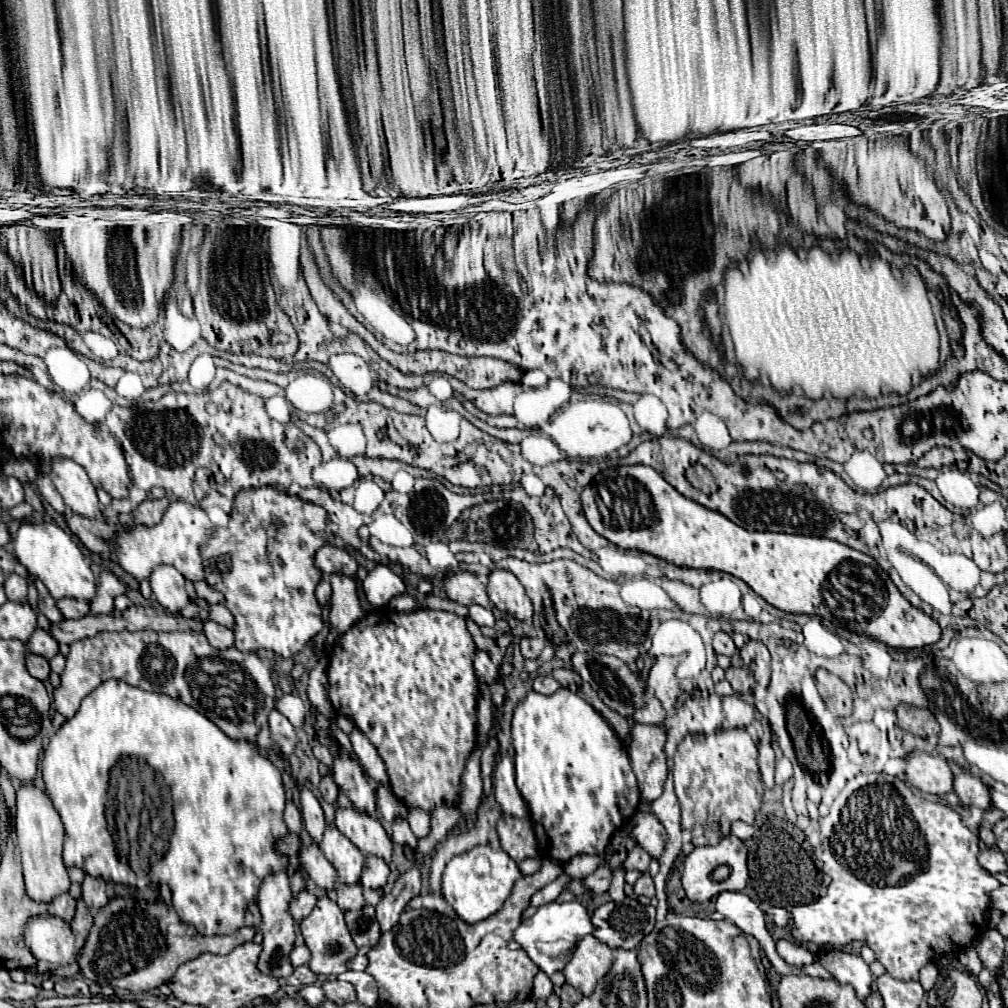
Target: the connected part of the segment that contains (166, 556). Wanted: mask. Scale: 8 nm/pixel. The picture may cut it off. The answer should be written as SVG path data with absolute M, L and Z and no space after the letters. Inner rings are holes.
M174 500L156 526L144 526L144 524L128 526L126 530L120 530L114 538L110 538L112 544L110 556L138 582L148 578L158 564L170 564L178 568L184 574L184 578L196 582L204 578L200 546L208 540L210 532L212 532L212 522L208 520L206 512L200 506L188 506L182 500Z

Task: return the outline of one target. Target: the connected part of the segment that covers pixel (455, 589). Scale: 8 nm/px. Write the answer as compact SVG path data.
M456 572L448 576L444 580L444 590L446 590L446 596L458 604L464 604L464 606L480 604L484 608L490 608L486 586L472 572Z

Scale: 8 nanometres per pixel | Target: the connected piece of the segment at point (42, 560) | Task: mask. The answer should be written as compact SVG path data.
M24 520L14 536L12 542L14 554L24 564L32 574L36 574L50 594L60 600L60 598L76 598L76 600L92 600L96 594L96 578L90 570L90 564L84 560L84 554L74 540L74 536L66 534L60 526L54 522L32 522Z

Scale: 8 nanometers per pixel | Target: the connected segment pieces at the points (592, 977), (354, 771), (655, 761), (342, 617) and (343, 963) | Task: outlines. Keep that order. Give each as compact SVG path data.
M588 934L586 938L582 938L582 942L578 942L570 962L564 968L566 982L588 996L592 994L598 980L610 970L612 960L612 950L604 942Z
M340 754L338 760L334 760L334 766L330 770L330 776L338 784L338 788L352 800L352 804L358 810L364 810L368 814L374 814L376 810L376 790L362 774L362 768L358 762L354 762L348 754Z
M640 726L632 730L632 744L628 748L634 774L638 778L640 796L652 802L662 794L662 786L668 776L666 766L666 728L664 726Z
M332 574L332 608L330 608L330 634L328 634L328 646L332 646L338 636L342 636L358 618L364 616L358 596L356 596L356 582L350 576L344 574Z
M328 896L318 898L318 902L316 902L314 910L310 912L310 916L306 916L300 922L300 932L304 936L304 944L312 952L308 968L314 974L336 974L338 976L338 974L342 974L342 972L348 970L348 962L358 954L358 946L354 946L354 940L350 938L350 932L346 928L344 912Z

